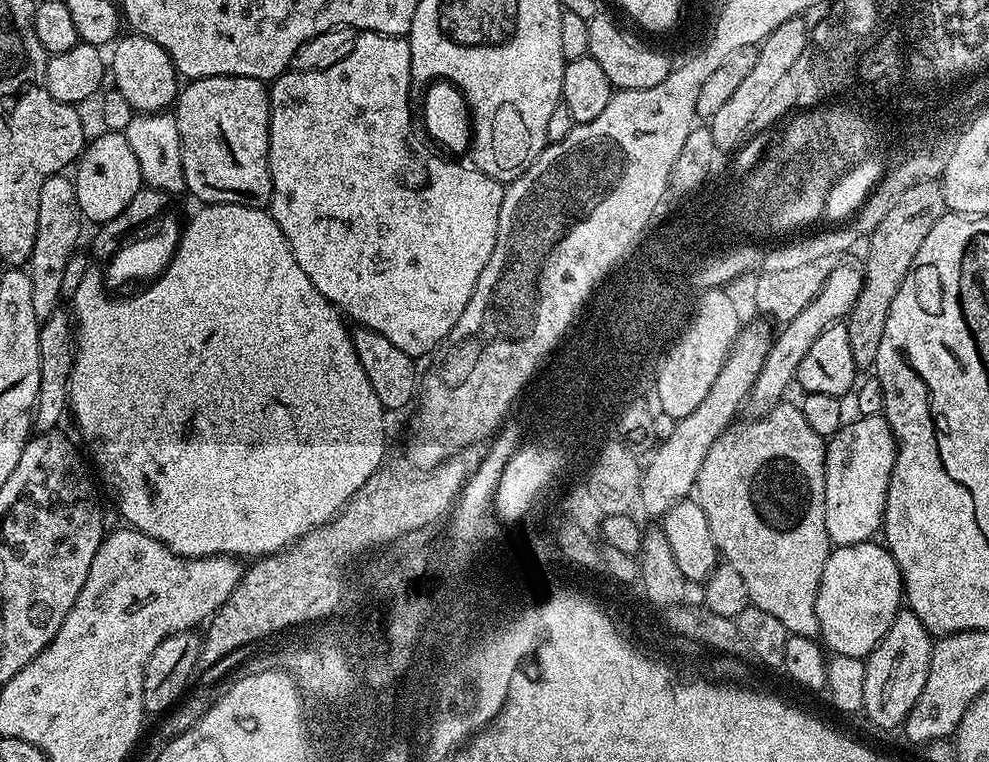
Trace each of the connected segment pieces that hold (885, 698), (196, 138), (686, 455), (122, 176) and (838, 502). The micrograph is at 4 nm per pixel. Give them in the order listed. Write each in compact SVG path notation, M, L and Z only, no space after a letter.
M901 610L894 618L890 630L878 642L878 646L866 657L866 687L863 715L876 728L896 728L903 725L910 714L922 686L926 686L926 674L930 674L930 658L934 637L922 626L922 622L910 610Z
M207 76L201 80L188 80L179 89L174 101L174 115L178 122L178 134L182 146L182 174L184 175L185 189L200 199L201 205L206 204L237 204L238 206L250 206L251 208L267 209L272 202L272 179L270 178L270 166L268 165L268 135L270 134L270 106L268 97L270 88L263 80L246 78L245 76Z
M745 323L741 327L722 370L718 370L718 378L714 378L714 386L710 386L710 394L706 394L702 403L692 413L686 414L686 418L675 421L670 438L655 445L651 453L653 456L649 458L648 464L646 460L643 465L640 478L638 504L641 509L644 507L646 515L662 518L678 501L685 499L695 489L698 470L702 470L702 458L706 458L710 446L737 419L735 416L740 403L743 405L747 401L758 378L758 370L762 370L762 362L766 362L774 332L767 328L767 323L764 324Z
M101 131L101 136L96 136L87 141L86 147L80 154L78 163L75 165L74 183L76 186L76 197L80 207L80 215L85 221L93 220L93 225L109 224L126 206L130 206L130 198L138 194L142 187L140 171L138 170L138 158L134 158L134 150L130 150L130 142L126 142L123 132Z
M883 415L861 416L841 424L838 431L827 437L824 450L824 473L826 474L826 534L836 546L867 544L872 536L881 531L884 523L886 494L890 486L890 474L896 461L896 439Z

